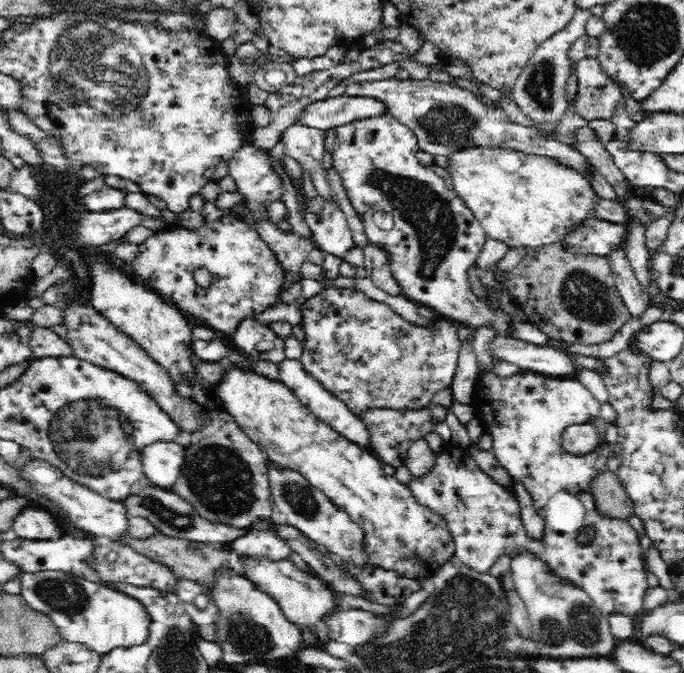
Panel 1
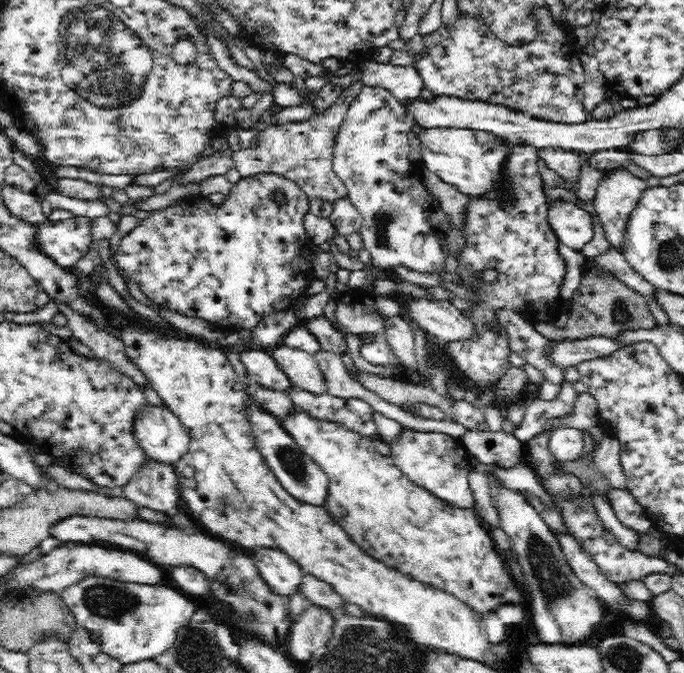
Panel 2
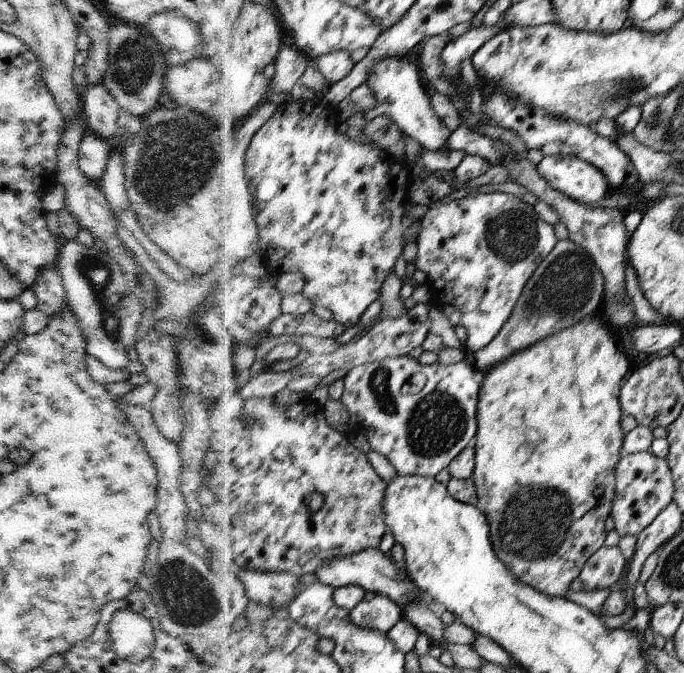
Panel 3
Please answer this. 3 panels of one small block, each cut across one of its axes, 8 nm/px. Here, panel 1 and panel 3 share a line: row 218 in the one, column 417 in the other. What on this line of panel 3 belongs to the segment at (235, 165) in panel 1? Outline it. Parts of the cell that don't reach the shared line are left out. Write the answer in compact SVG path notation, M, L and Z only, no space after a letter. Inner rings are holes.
M478 193L477 195L464 197L463 199L454 199L447 204L437 203L427 212L424 220L420 222L419 227L422 230L422 234L420 234L419 238L419 255L416 260L416 266L427 274L426 284L432 289L431 304L434 304L438 308L443 308L456 326L464 326L467 329L466 350L469 355L482 350L499 334L504 323L511 318L515 304L518 302L519 296L523 294L528 279L534 274L540 262L551 254L559 242L553 225L549 225L547 221L540 219L540 216L534 212L529 203L522 201L518 195L511 193Z

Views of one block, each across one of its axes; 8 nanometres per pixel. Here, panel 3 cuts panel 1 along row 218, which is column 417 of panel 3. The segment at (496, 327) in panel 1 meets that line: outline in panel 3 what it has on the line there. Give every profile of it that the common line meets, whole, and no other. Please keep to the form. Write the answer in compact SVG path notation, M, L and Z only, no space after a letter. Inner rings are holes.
M410 355L403 357L390 357L381 361L373 363L366 363L362 366L353 368L346 375L345 379L345 393L342 398L344 404L352 412L352 424L356 424L360 434L366 435L372 443L373 450L381 452L385 457L388 457L392 464L398 469L400 475L406 476L421 476L421 477L435 477L450 468L451 464L463 454L466 447L470 444L471 440L478 434L478 421L476 420L476 404L479 404L482 376L478 376L470 366L468 360L459 362L455 365L445 365L440 362L435 365L425 365L421 360L416 360Z

